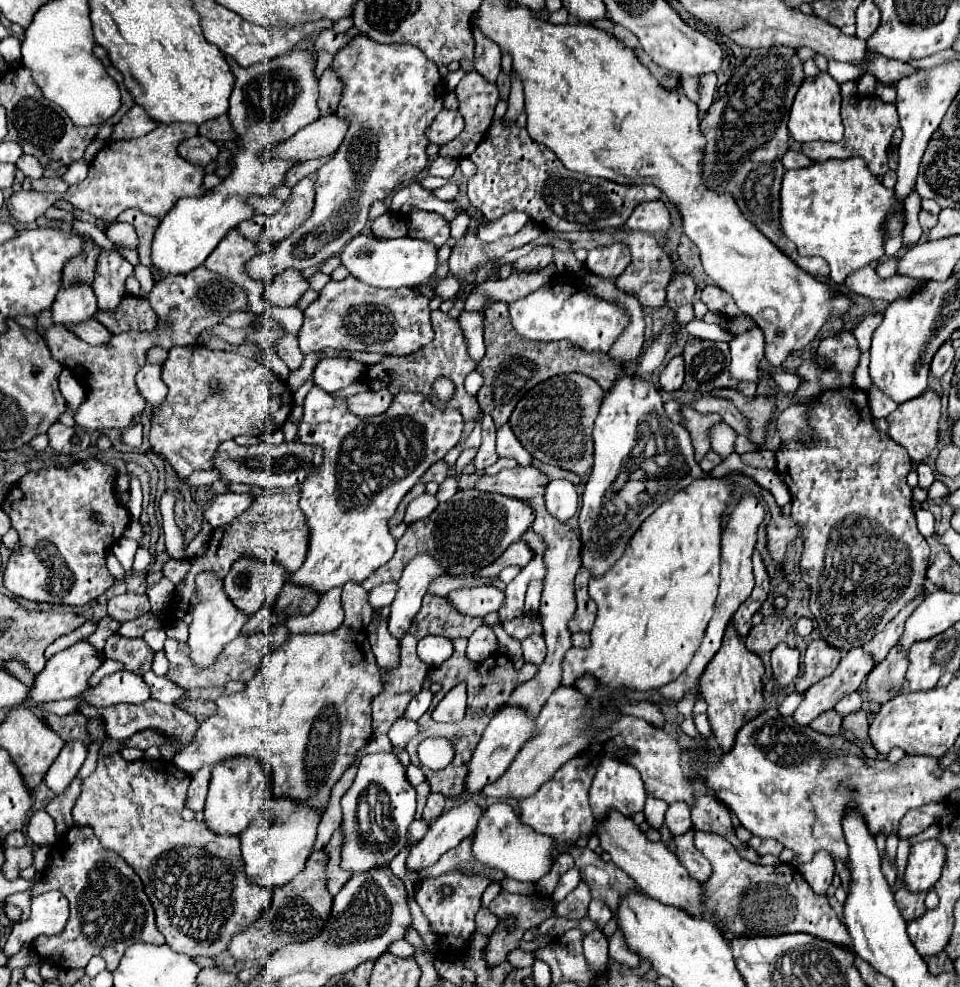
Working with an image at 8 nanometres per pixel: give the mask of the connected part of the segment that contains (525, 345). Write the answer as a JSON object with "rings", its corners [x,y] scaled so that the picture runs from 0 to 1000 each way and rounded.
{"rings":[[[518,307],[518,313],[505,313],[505,352],[507,358],[501,366],[501,376],[505,382],[503,392],[499,394],[497,406],[503,418],[511,420],[516,433],[526,431],[539,410],[539,406],[559,388],[584,380],[584,378],[607,378],[620,384],[628,396],[632,396],[643,382],[649,380],[647,366],[639,366],[632,358],[614,358],[605,352],[595,350],[593,345],[551,345],[543,341],[530,323],[528,307]]]}

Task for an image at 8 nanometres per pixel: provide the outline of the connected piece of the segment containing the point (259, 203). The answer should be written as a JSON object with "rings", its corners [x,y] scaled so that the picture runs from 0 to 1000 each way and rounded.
{"rings":[[[261,200],[259,202],[259,208],[266,210],[268,216],[274,216],[274,218],[284,218],[289,216],[289,212],[293,212],[295,204],[289,202],[289,200]]]}

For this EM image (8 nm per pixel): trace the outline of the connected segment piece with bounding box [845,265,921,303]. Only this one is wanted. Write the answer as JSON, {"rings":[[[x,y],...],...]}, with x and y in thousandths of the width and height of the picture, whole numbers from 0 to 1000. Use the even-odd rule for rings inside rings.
{"rings":[[[897,271],[880,283],[880,289],[884,295],[905,301],[905,303],[920,303],[920,305],[932,305],[936,301],[945,301],[957,291],[959,285],[943,281],[943,279],[930,279],[926,283],[914,281],[909,271]]]}

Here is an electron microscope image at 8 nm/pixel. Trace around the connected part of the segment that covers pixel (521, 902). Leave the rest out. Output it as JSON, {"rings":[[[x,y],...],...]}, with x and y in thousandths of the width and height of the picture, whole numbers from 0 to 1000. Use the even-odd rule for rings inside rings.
{"rings":[[[522,903],[516,913],[511,913],[509,917],[509,923],[520,931],[516,943],[509,947],[509,957],[505,961],[505,968],[507,968],[507,976],[509,978],[520,978],[528,972],[528,968],[541,957],[545,945],[549,941],[557,941],[559,937],[564,937],[568,931],[576,929],[578,927],[578,913],[570,915],[570,917],[561,917],[557,915],[553,909],[547,909],[547,907],[534,907],[534,905],[528,905],[528,903]]]}

